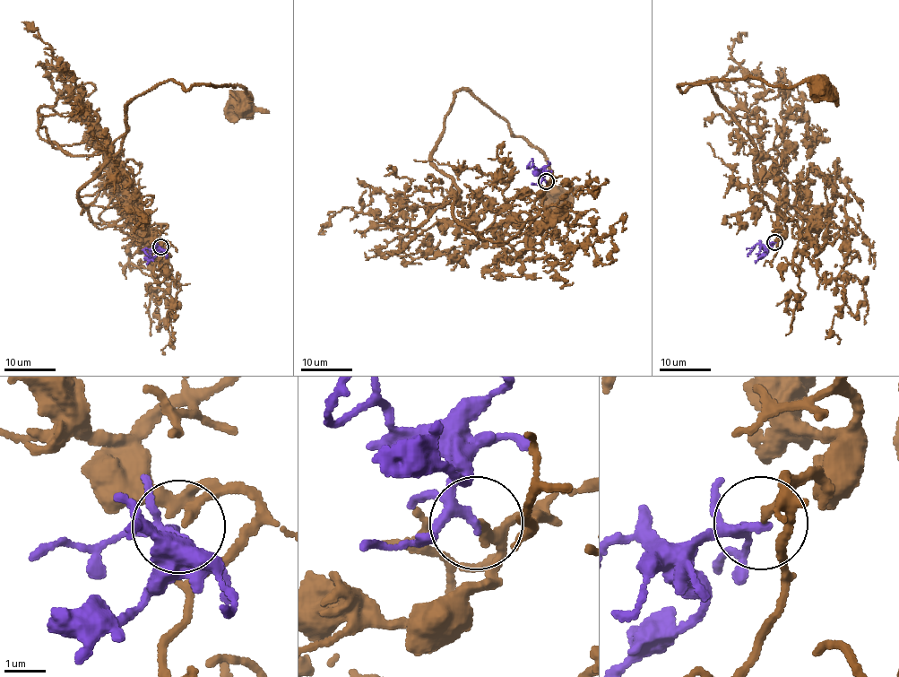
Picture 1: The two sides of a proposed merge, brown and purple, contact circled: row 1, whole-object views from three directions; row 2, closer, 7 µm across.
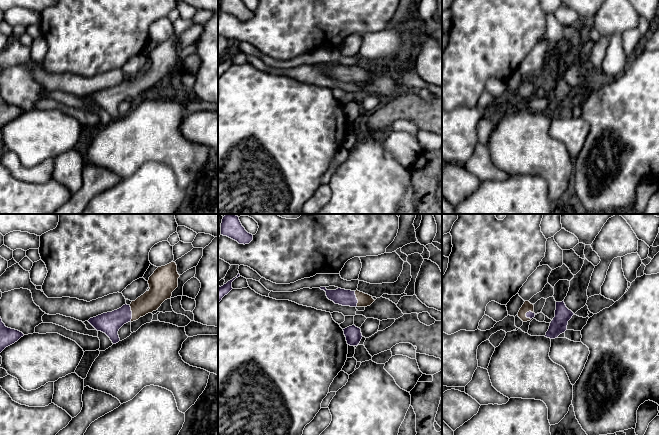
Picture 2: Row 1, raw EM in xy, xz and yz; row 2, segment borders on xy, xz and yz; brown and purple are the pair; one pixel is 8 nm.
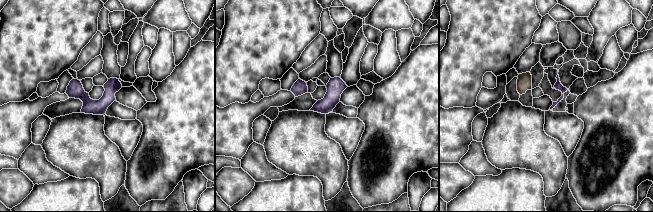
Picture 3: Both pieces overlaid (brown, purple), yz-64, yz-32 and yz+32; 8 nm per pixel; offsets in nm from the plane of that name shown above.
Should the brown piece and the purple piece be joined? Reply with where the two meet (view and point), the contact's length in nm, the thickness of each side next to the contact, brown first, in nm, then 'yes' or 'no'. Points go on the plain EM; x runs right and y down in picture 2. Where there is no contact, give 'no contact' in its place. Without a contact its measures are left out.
meets brown in xy at (132, 89); contact 140 nm long; 170 nm thick on the brown side, 180 nm on the other; yes

